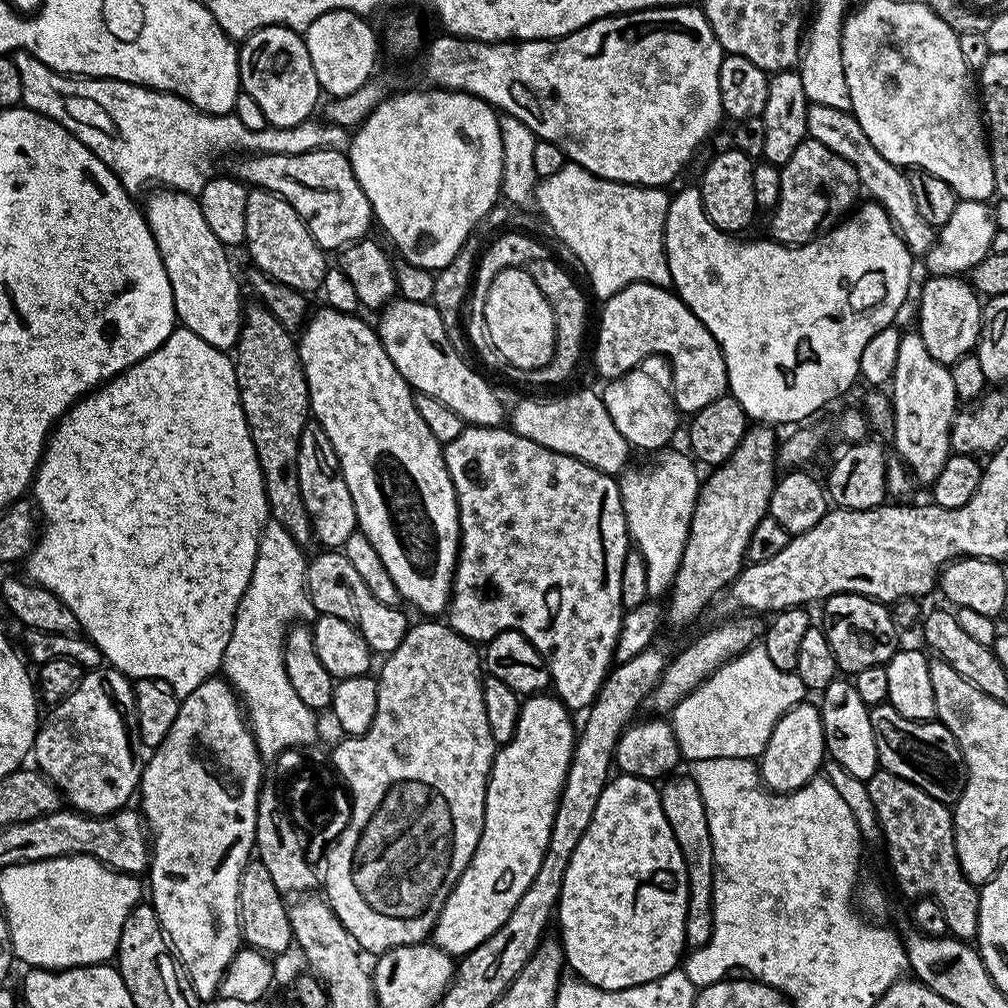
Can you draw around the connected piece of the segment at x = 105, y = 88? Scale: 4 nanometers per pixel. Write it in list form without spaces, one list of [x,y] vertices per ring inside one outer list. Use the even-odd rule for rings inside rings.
[[[19,51],[14,56],[16,69],[22,78],[22,104],[32,108],[46,118],[56,120],[70,134],[74,134],[117,176],[120,185],[129,194],[137,194],[143,188],[159,186],[173,192],[186,192],[189,196],[199,197],[202,186],[210,179],[213,171],[212,160],[219,152],[240,152],[236,154],[306,154],[319,148],[347,153],[350,143],[349,129],[329,124],[320,118],[309,118],[298,122],[293,128],[267,127],[262,130],[246,130],[235,114],[211,116],[201,108],[195,108],[188,100],[175,96],[172,92],[157,92],[154,88],[144,88],[121,80],[101,80],[81,78],[55,72],[43,64],[37,56]]]

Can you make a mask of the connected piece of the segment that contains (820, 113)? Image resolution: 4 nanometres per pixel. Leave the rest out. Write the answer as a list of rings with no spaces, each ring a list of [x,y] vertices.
[[[809,104],[806,114],[807,135],[811,139],[822,142],[834,154],[846,158],[850,166],[860,179],[861,189],[869,192],[871,199],[880,204],[886,210],[886,214],[892,219],[892,224],[900,237],[906,242],[906,246],[914,254],[926,254],[933,246],[938,235],[937,229],[930,227],[926,218],[918,214],[918,206],[914,206],[914,194],[910,191],[910,182],[908,181],[905,169],[892,164],[878,150],[874,150],[874,142],[866,138],[862,126],[858,126],[856,117],[851,111],[843,112],[834,106],[822,106],[821,104]]]

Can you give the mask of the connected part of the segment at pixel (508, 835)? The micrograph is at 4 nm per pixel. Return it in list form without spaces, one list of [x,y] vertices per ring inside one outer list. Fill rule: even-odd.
[[[555,694],[527,697],[521,703],[518,722],[510,742],[497,751],[492,761],[492,772],[488,775],[488,789],[484,803],[484,825],[482,834],[478,838],[478,846],[466,870],[450,890],[436,919],[436,925],[432,927],[430,937],[431,943],[453,958],[464,957],[470,950],[486,942],[486,938],[490,938],[494,930],[504,925],[506,918],[510,918],[514,906],[518,906],[518,898],[526,894],[526,886],[534,882],[534,874],[538,874],[538,866],[542,866],[542,858],[550,842],[556,803],[560,791],[564,789],[564,779],[578,739],[577,729],[572,729],[572,720],[568,716],[571,716],[570,709]]]

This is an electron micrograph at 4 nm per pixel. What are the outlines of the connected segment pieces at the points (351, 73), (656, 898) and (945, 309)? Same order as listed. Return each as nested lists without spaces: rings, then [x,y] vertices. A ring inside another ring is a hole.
[[[343,8],[319,15],[304,30],[307,54],[313,63],[314,74],[318,77],[321,91],[325,95],[340,98],[352,94],[375,73],[378,40],[368,23],[370,22],[365,17]]]
[[[616,774],[609,779],[602,790],[602,798],[598,798],[598,807],[594,810],[594,818],[590,818],[590,826],[586,826],[586,834],[582,834],[582,842],[574,850],[570,862],[566,866],[566,874],[562,882],[560,898],[554,913],[555,919],[560,919],[560,933],[558,939],[564,948],[564,958],[569,969],[573,968],[579,979],[588,984],[598,986],[602,990],[626,990],[630,986],[642,986],[646,982],[654,982],[654,978],[662,978],[662,974],[677,971],[682,957],[686,952],[684,931],[686,930],[688,906],[687,870],[684,865],[682,851],[675,841],[674,831],[666,820],[662,810],[660,793],[657,785],[651,780],[643,780],[637,776]]]
[[[929,275],[920,288],[920,325],[918,331],[926,350],[938,362],[949,366],[969,355],[980,341],[981,297],[976,295],[971,283],[959,275]]]

